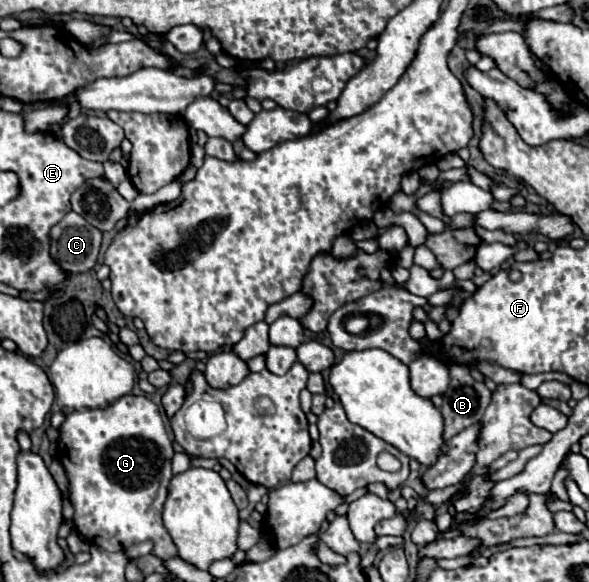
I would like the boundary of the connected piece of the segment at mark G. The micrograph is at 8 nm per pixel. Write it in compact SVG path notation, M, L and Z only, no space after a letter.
M128 394L106 408L68 414L60 426L58 458L70 482L76 530L108 552L152 540L156 556L174 558L176 548L160 516L172 478L172 456L174 448L158 406L146 396Z

